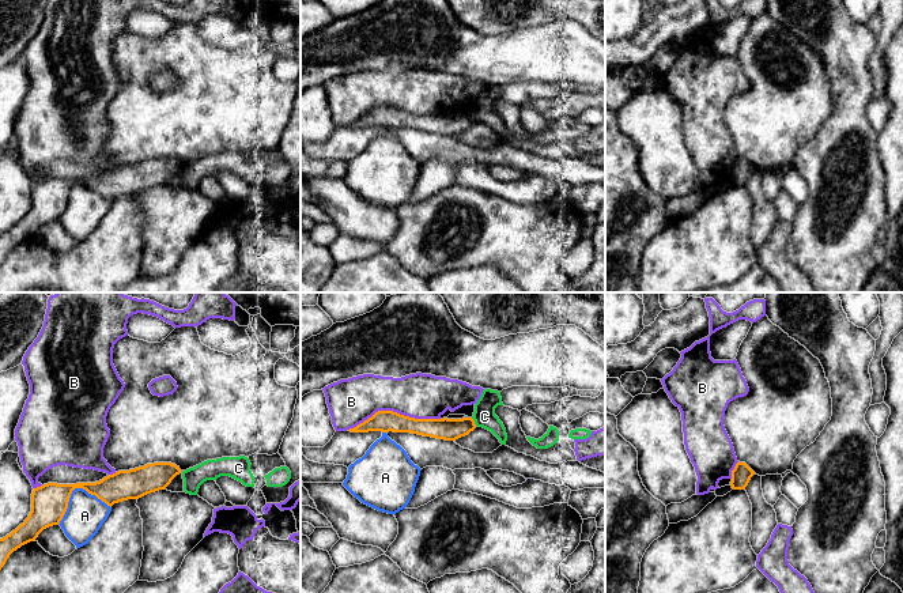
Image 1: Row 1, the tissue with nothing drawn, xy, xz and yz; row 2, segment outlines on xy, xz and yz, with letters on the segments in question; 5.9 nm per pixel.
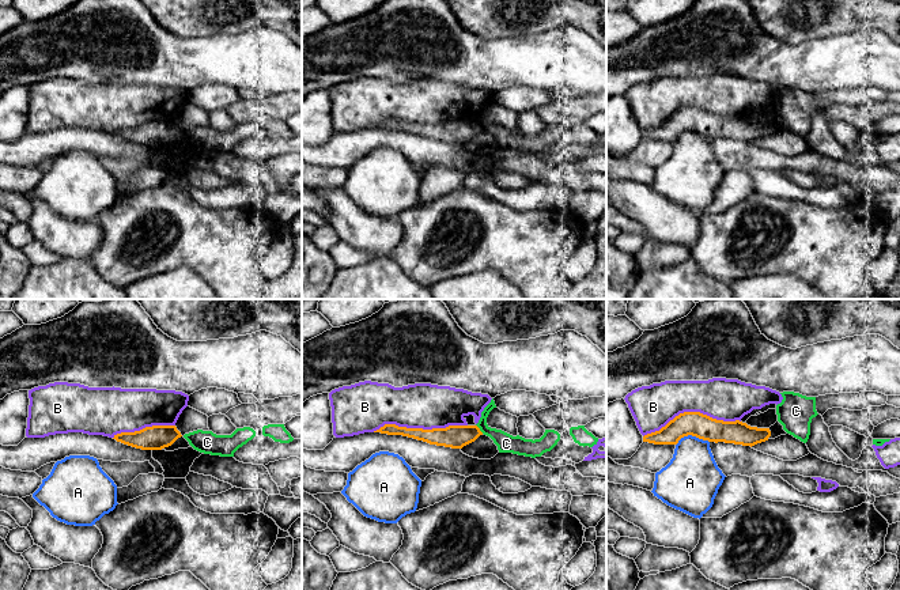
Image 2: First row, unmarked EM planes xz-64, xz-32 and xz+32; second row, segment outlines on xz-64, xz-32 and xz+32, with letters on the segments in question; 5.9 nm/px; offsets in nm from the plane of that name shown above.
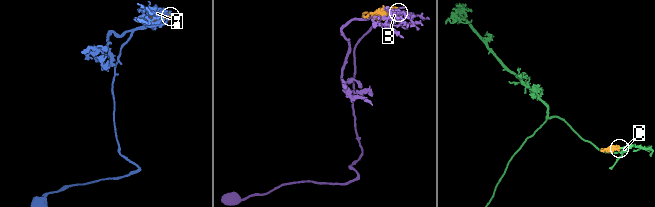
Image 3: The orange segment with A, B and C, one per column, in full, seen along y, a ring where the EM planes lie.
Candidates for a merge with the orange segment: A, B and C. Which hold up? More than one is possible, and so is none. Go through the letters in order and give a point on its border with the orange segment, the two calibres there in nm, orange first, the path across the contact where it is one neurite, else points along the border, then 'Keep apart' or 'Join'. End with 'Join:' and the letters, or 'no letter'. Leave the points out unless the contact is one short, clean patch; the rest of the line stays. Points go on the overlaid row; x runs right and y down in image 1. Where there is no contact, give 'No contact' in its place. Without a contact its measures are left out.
A: Touches orange at xy (75, 487). Thickness 220 nm (orange) against 220 nm. Keep apart
B: Touches orange at xz (393, 412). Thickness 130 nm (orange) against 280 nm. Keep apart
C: Touches orange at xz (473, 422). Thickness 130 nm (orange) against 130 nm. Boundary: xz (471, 418), (476, 425). Keep apart
Join: no letter

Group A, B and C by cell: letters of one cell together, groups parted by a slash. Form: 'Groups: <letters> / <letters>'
Groups: A / B / C

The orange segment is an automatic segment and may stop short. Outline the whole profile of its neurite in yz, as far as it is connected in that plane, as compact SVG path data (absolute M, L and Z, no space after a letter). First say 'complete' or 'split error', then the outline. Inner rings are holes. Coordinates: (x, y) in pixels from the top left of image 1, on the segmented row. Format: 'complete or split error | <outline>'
complete | M738 461L734 469L732 471L732 481L730 481L732 488L745 490L753 475L755 472L745 462Z

